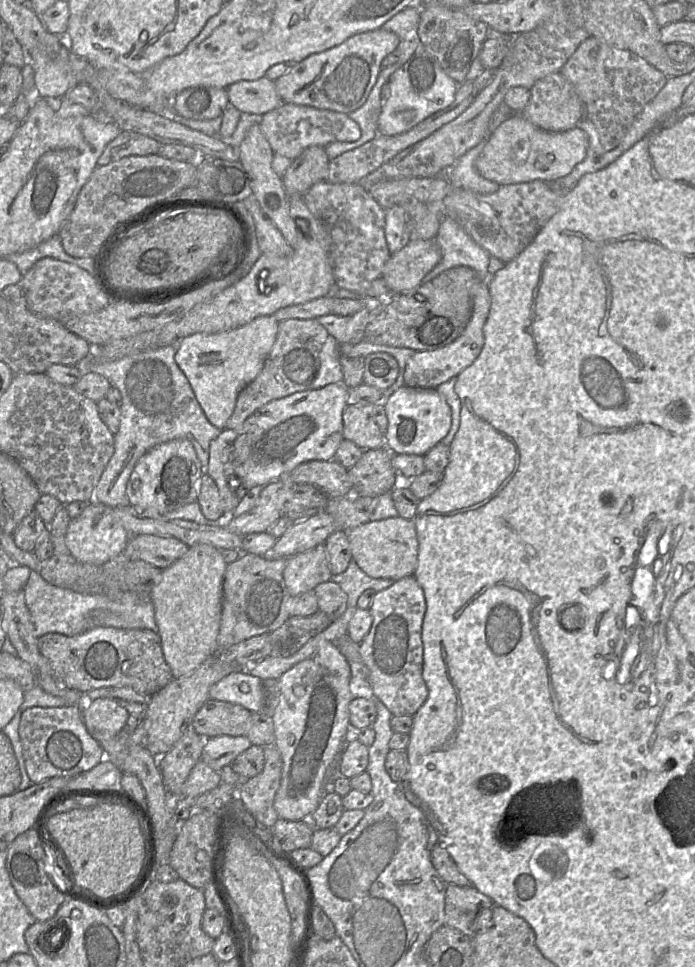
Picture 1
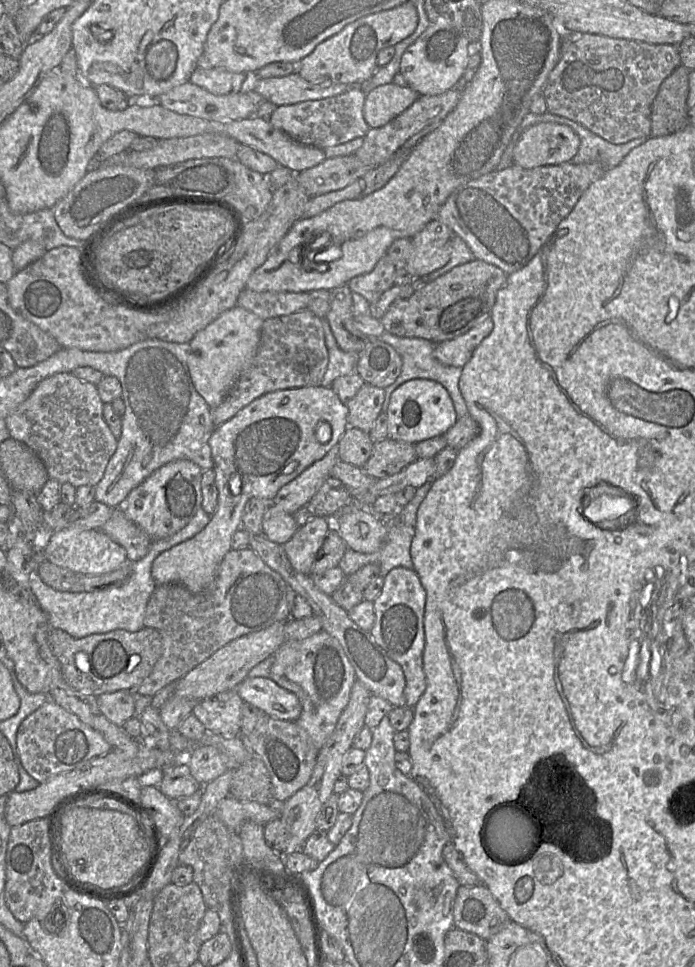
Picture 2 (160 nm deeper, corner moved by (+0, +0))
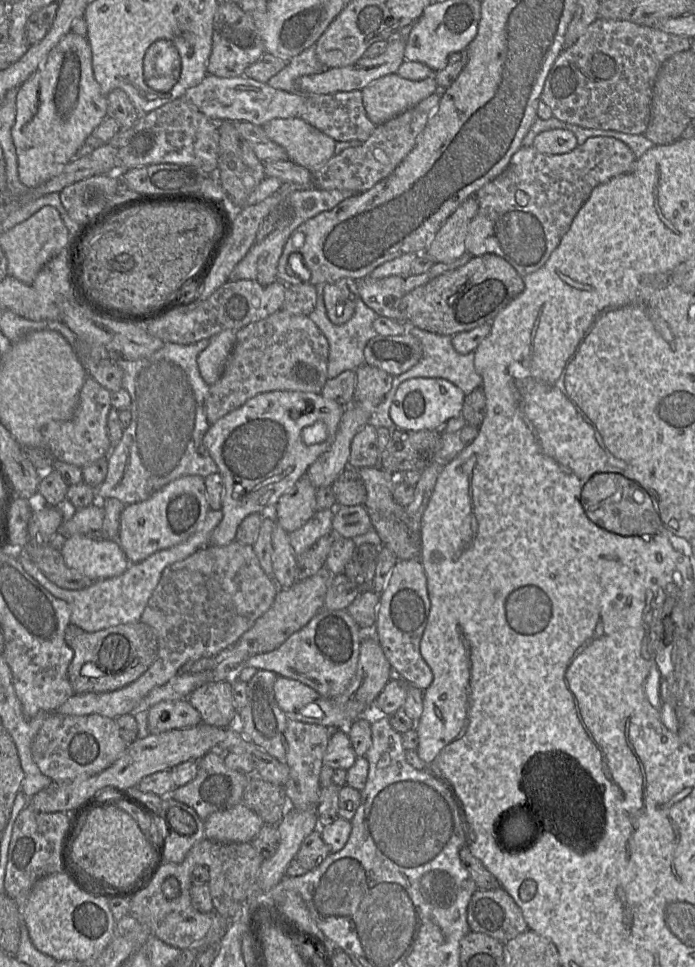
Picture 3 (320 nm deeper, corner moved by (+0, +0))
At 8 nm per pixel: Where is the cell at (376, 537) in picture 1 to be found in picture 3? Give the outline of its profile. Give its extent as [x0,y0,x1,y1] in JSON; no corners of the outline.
[333,505,372,539]

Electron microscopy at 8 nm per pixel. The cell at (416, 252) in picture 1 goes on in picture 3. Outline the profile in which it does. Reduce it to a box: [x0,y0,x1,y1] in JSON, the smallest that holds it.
[424,196,477,264]

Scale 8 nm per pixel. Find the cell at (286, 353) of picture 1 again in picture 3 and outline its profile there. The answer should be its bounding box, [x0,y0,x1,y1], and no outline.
[205,310,329,425]

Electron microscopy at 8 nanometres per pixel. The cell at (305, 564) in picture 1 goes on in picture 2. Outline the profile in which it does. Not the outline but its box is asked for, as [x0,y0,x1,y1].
[283,517,332,575]

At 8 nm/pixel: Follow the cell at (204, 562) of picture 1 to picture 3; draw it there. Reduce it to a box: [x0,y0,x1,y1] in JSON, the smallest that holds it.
[203,391,345,546]

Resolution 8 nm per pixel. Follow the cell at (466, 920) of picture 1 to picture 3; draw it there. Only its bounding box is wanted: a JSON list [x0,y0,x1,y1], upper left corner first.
[467,887,528,943]

